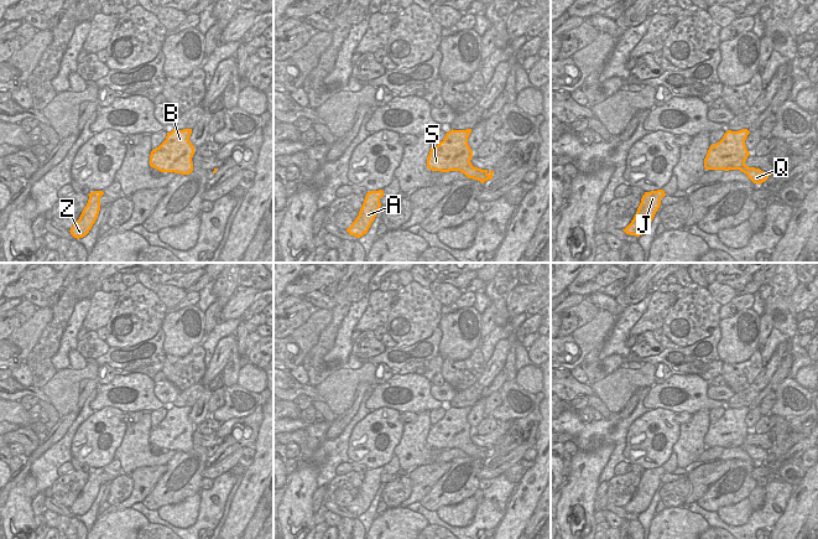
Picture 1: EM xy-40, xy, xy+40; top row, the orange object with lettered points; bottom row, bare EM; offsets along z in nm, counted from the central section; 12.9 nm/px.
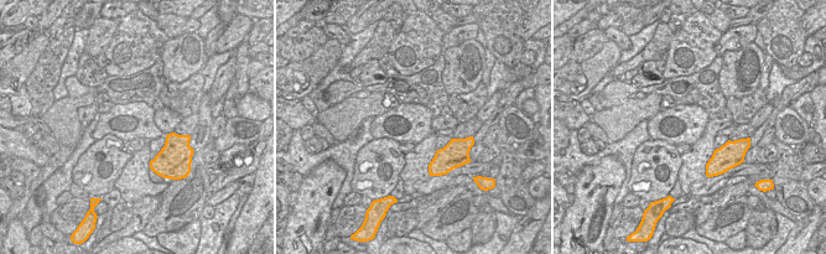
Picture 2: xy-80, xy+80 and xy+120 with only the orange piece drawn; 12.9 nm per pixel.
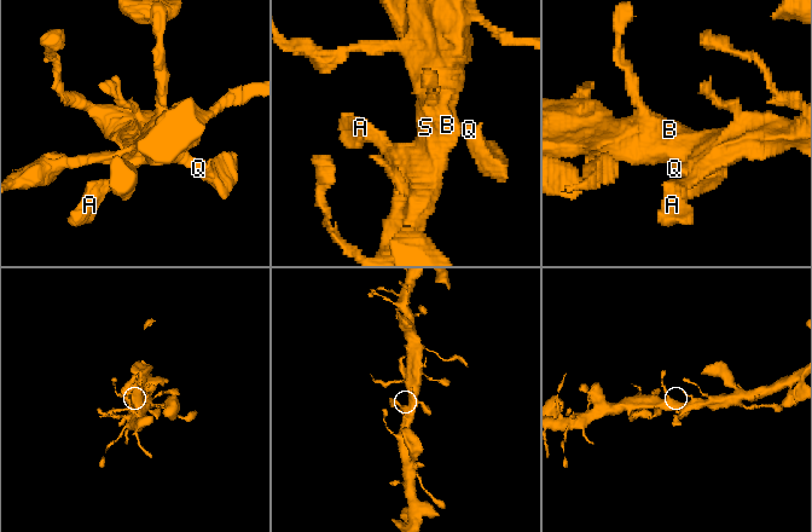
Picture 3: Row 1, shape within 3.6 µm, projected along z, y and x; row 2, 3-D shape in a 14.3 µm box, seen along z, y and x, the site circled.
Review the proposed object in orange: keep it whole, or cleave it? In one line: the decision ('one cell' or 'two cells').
one cell

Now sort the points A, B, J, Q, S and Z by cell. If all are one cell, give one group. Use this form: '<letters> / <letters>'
A B J Q S Z

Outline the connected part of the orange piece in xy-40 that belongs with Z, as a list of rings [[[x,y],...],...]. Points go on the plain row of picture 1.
[[[103,468],[90,470],[87,483],[84,484],[79,497],[71,506],[71,512],[79,517],[85,514],[95,501],[100,488],[100,475],[104,472]]]

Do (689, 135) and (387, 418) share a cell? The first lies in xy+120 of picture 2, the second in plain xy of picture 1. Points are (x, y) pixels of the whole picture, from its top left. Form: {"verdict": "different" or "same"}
{"verdict": "different"}

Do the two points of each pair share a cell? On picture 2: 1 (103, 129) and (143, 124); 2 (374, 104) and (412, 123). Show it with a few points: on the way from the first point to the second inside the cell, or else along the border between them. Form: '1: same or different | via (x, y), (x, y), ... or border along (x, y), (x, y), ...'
1: same | via (113, 131), (125, 133), (133, 130)
2: different | border along (380, 113), (375, 117)

